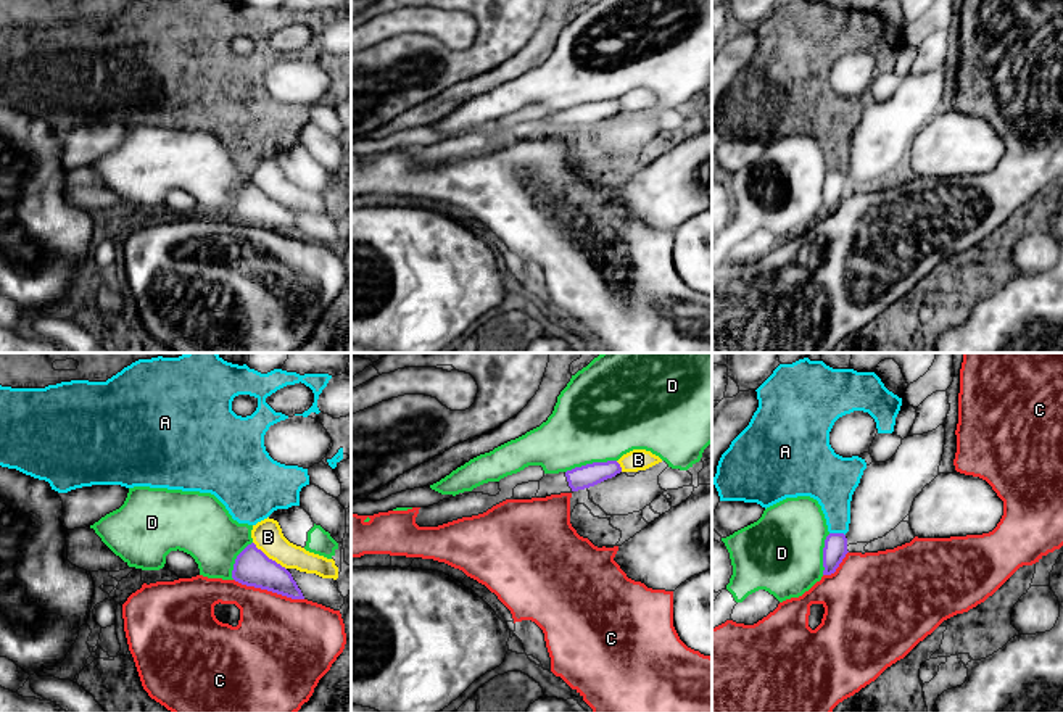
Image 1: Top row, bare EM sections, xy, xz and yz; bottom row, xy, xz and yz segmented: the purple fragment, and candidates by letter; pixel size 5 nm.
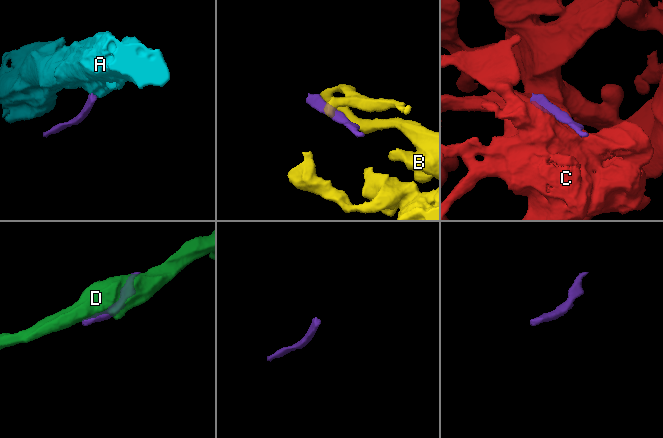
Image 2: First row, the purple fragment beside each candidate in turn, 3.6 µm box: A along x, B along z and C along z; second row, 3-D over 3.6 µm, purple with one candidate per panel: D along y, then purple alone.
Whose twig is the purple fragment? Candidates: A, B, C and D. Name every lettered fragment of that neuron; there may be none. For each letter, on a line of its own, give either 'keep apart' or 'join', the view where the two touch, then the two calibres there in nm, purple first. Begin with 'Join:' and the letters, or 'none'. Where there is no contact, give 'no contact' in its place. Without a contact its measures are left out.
Join: none
A: keep apart; contact in yz; calibres 120 and 220 nm
B: keep apart; contact in xy; calibres 180 and 150 nm
C: keep apart; contact in xy; calibres 180 and 420 nm
D: keep apart; contact in xz; calibres 110 and 460 nm

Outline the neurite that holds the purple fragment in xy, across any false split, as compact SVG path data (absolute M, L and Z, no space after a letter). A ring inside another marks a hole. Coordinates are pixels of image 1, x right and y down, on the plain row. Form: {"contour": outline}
{"contour": "M254 182L237 195L232 217L246 226L267 229L292 238L304 238L292 213L269 198Z"}

